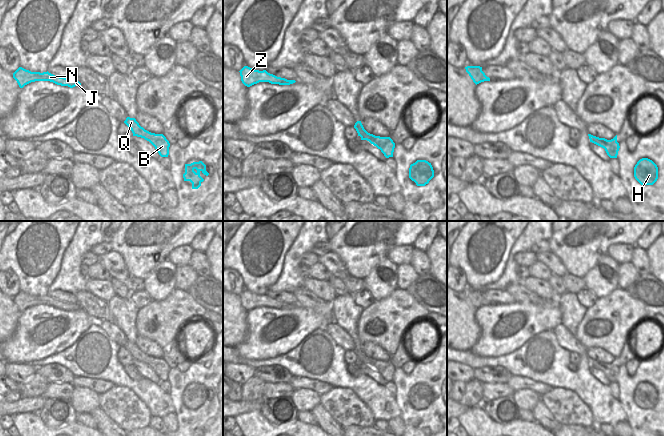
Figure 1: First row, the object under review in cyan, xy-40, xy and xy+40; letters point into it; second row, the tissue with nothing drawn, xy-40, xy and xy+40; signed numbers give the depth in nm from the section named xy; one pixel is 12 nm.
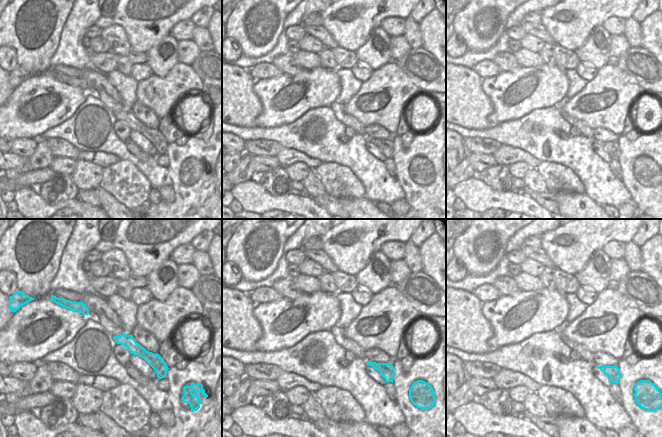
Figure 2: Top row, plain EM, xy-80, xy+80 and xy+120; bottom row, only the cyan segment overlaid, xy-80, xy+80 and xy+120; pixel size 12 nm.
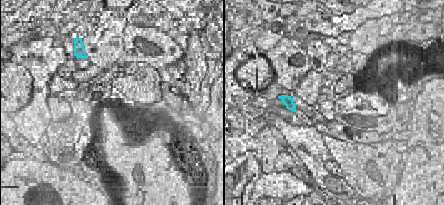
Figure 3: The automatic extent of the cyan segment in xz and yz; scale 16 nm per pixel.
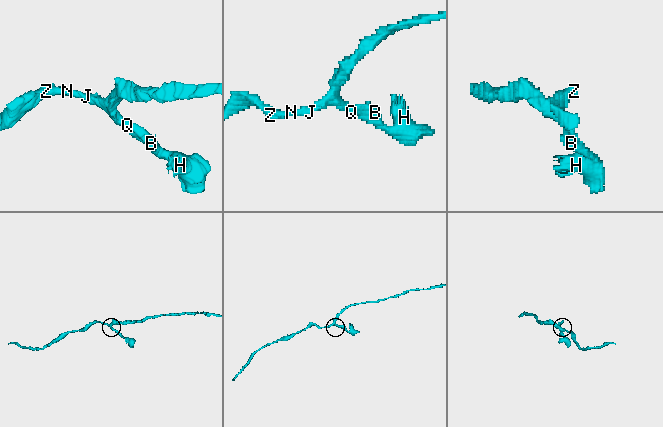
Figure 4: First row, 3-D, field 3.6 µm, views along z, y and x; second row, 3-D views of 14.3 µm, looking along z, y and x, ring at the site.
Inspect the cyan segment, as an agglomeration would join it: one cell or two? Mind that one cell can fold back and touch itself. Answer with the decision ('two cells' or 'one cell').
one cell

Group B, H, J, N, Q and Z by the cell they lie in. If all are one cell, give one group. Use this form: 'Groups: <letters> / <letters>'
Groups: B H J N Q Z

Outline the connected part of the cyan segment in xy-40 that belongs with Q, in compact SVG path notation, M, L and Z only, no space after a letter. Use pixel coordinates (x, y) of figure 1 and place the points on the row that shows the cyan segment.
M127 117L124 123L131 129L133 136L149 141L161 157L168 157L170 143L163 134L155 134L145 130L135 118Z

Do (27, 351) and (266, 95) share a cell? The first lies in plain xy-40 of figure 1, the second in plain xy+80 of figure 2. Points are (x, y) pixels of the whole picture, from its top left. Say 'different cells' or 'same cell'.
same cell

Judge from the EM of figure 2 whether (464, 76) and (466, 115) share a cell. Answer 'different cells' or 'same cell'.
same cell

